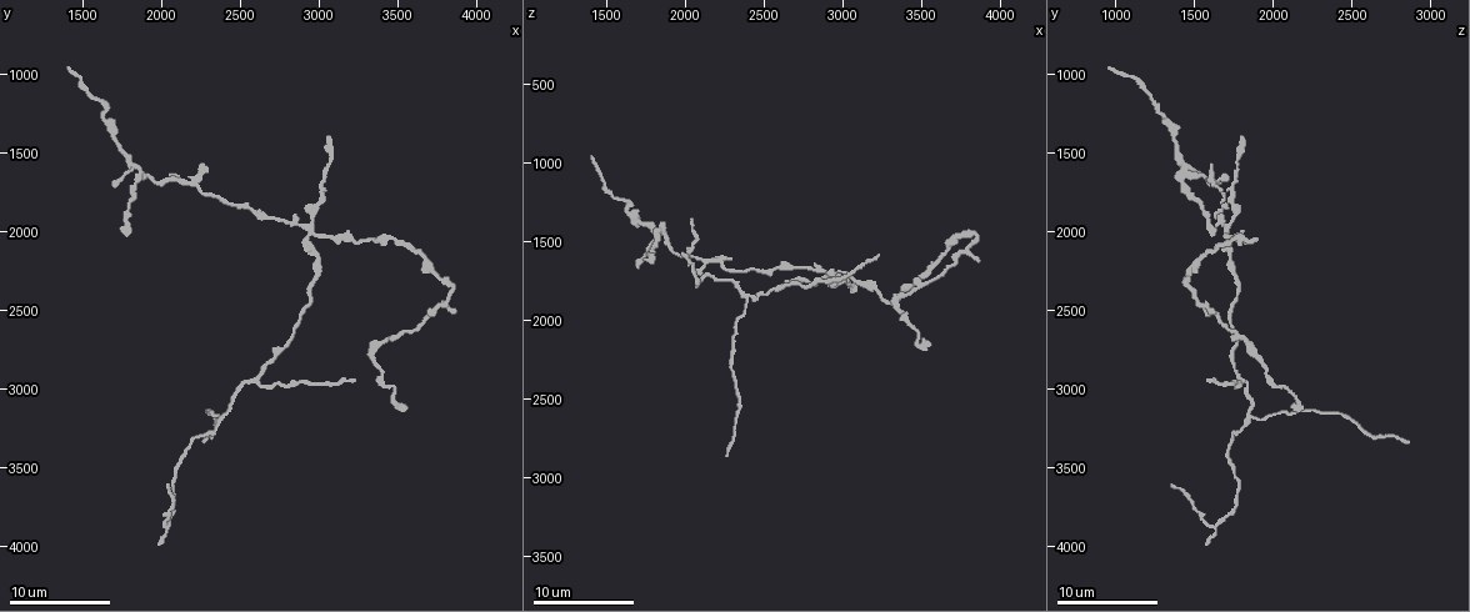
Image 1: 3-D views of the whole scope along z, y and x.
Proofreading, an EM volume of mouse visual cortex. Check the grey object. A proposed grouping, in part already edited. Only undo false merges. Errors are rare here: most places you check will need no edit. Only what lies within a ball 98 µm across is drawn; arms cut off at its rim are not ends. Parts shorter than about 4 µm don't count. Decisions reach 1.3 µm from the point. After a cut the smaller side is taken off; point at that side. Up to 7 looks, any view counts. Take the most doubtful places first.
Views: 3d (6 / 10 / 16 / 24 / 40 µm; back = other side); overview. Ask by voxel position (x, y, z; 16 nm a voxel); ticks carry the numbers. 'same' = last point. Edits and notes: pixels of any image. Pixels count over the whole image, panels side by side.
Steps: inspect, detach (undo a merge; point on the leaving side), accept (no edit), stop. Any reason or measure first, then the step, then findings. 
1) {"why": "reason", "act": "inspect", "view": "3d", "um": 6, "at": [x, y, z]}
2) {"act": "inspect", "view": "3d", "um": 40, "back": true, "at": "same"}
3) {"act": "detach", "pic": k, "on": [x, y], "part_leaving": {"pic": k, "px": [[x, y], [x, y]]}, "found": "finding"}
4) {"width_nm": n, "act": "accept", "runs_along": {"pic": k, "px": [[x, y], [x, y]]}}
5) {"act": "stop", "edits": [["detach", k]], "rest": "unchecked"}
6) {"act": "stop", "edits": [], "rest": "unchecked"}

{"why": "four-way junction", "act": "inspect", "view": "3d", "um": 6, "at": [2960, 2000, 1680]}

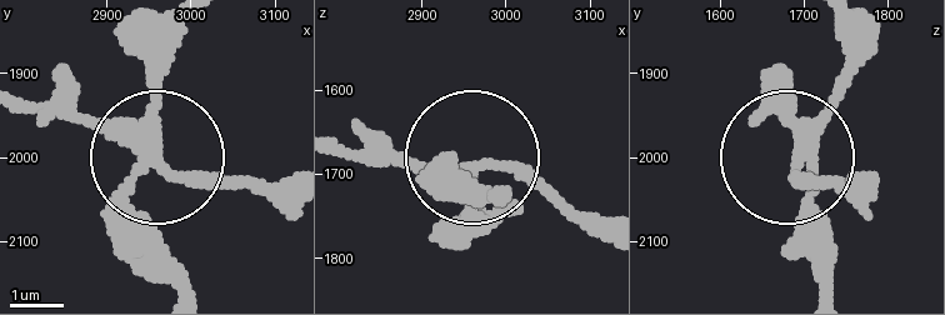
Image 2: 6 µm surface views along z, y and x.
{"arms": 4, "act": "detach", "pic": 2, "on": [114, 213], "part_leaving": {"pic": 2, "px": [[150, 146], [136, 236], [173, 290]]}, "found": "a second neuron is stuck on"}

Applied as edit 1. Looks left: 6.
{"why": "see it whole again", "act": "inspect", "view": "overview"}

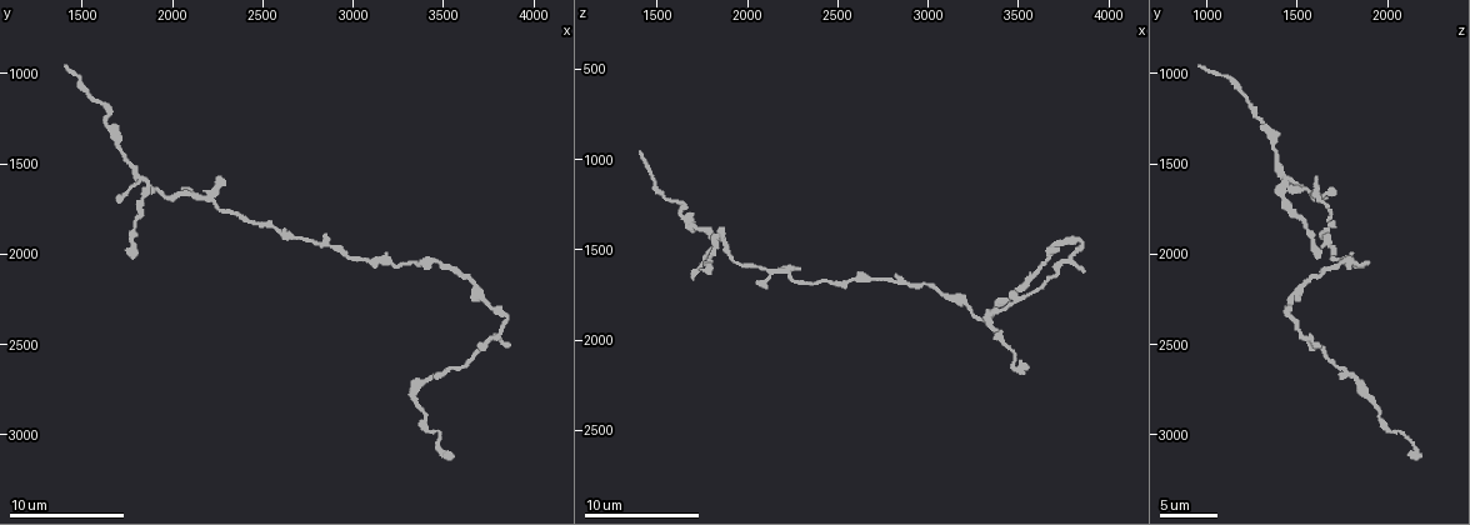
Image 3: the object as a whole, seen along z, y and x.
{"why": "looks like a crossing", "act": "inspect", "view": "3d", "um": 16, "at": [1860, 1600, 1440]}

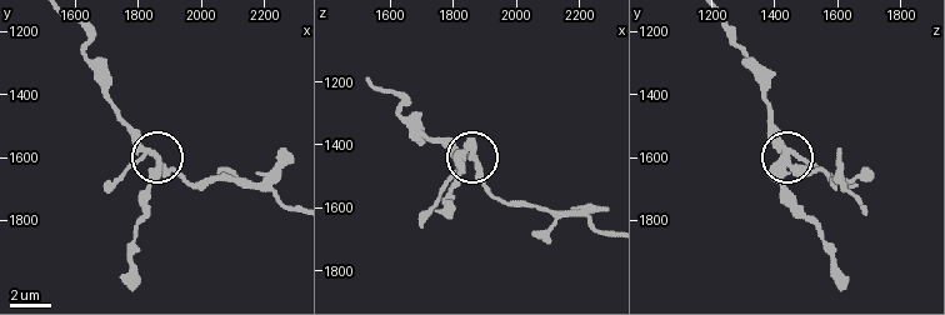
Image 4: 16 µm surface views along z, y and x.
{"side_arm_um": 7, "act": "accept", "runs_along": {"pic": 4, "px": [[609, 231], [564, 211], [499, 200], [475, 158], [463, 161]]}, "found": "all the same neuron"}

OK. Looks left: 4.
{"why": "side arm on a straight run", "act": "inspect", "view": "3d", "um": 6, "at": [3800, 2460, 1520]}

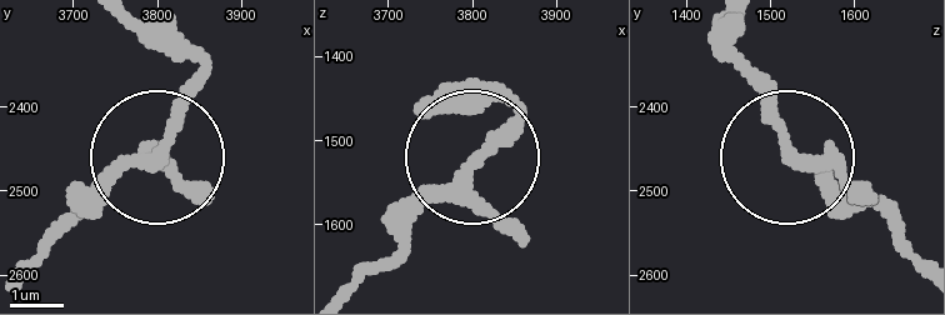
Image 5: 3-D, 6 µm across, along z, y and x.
{"width_nm": 200, "act": "accept", "runs_along": {"pic": 5, "px": [[745, 20], [736, 51], [781, 145], [901, 235]]}, "found": "all the same neuron"}

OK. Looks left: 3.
{"act": "inspect", "view": "3d", "um": 16, "at": [2200, 1700, 1620]}

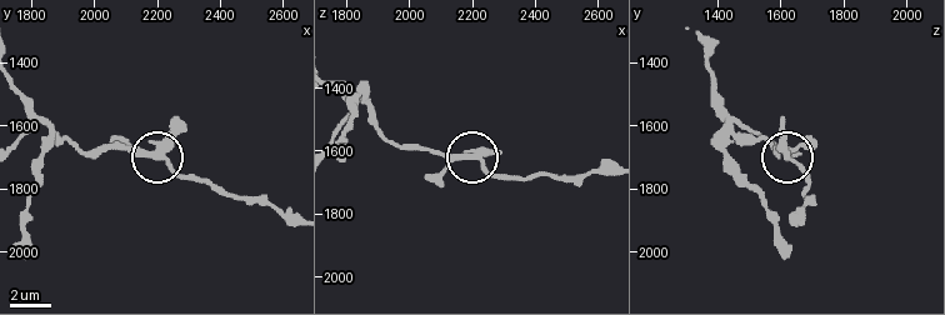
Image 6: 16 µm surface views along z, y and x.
{"arms": 4, "act": "accept", "runs_along": {"pic": 6, "px": [[293, 224], [263, 203], [183, 179], [158, 156], [93, 150]]}, "found": "one neuron here"}

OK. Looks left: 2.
{"act": "stop", "edits": [["detach", 2]], "rest": "unchecked"}

